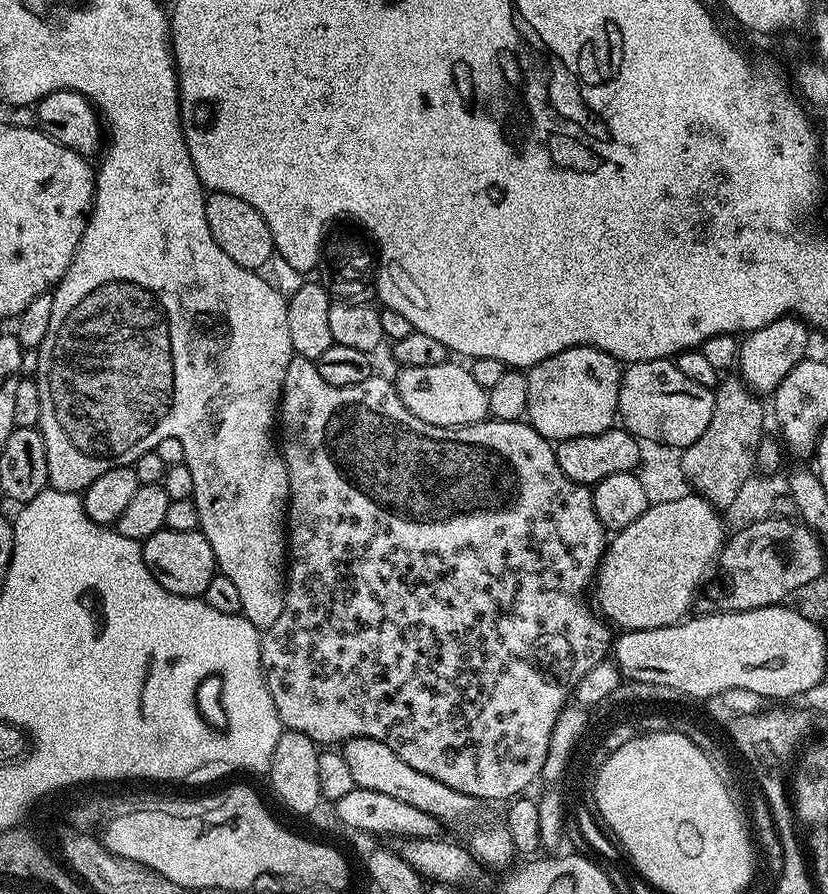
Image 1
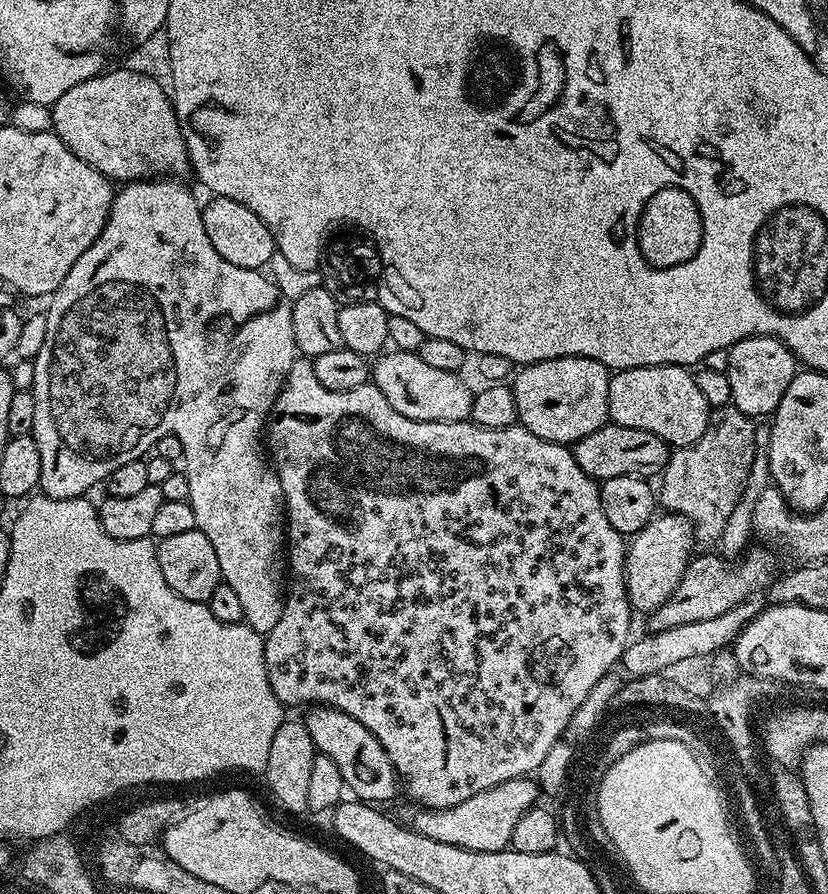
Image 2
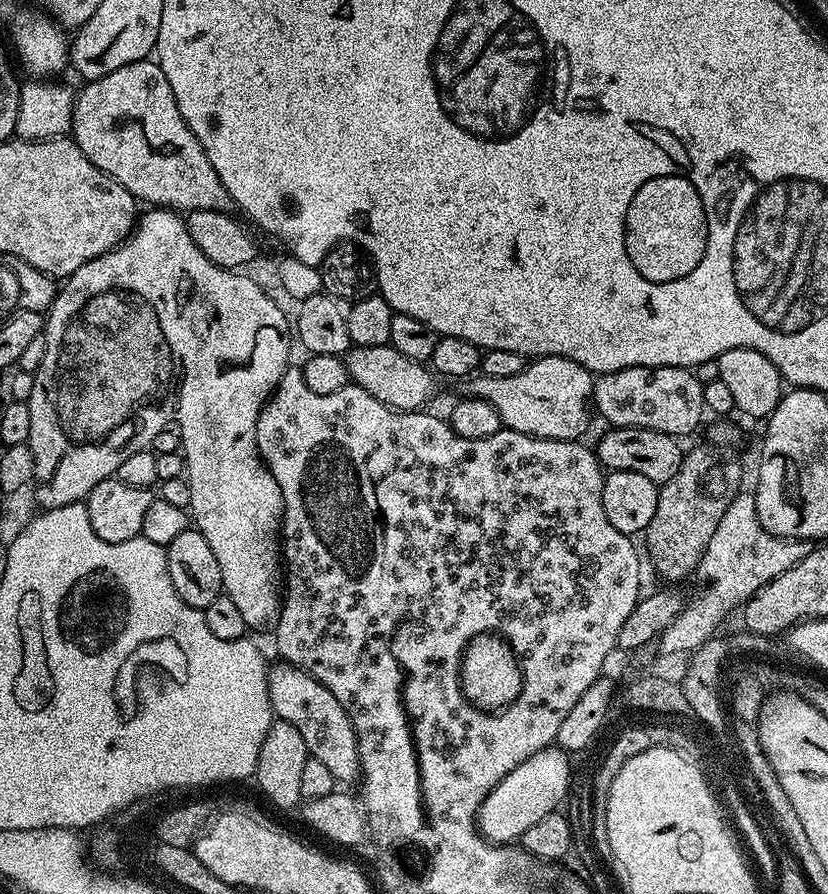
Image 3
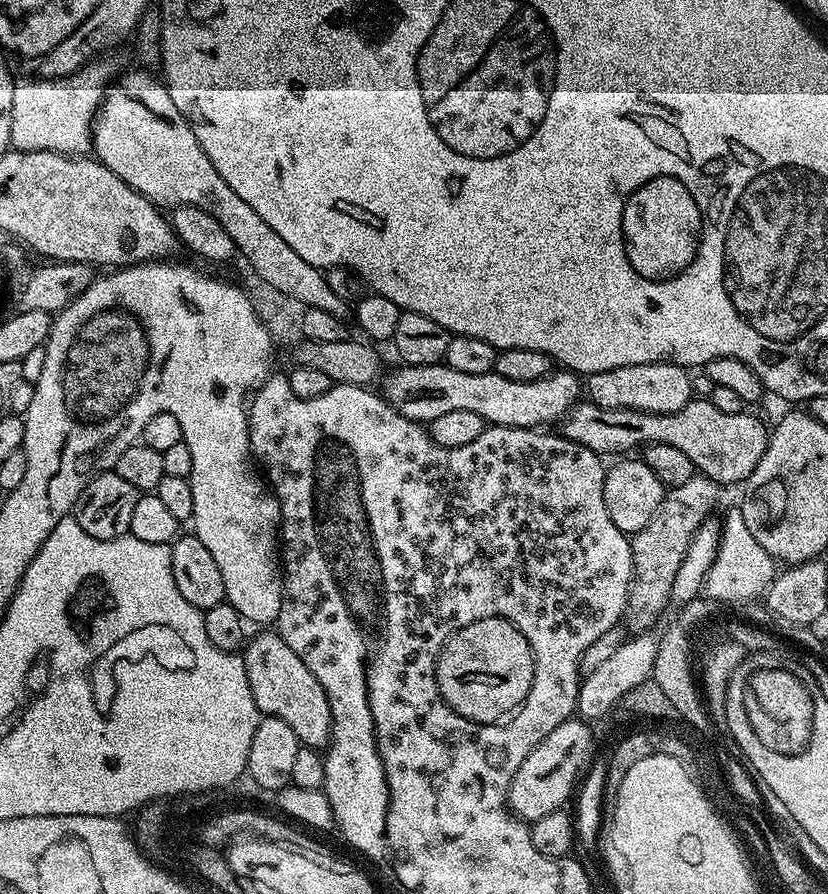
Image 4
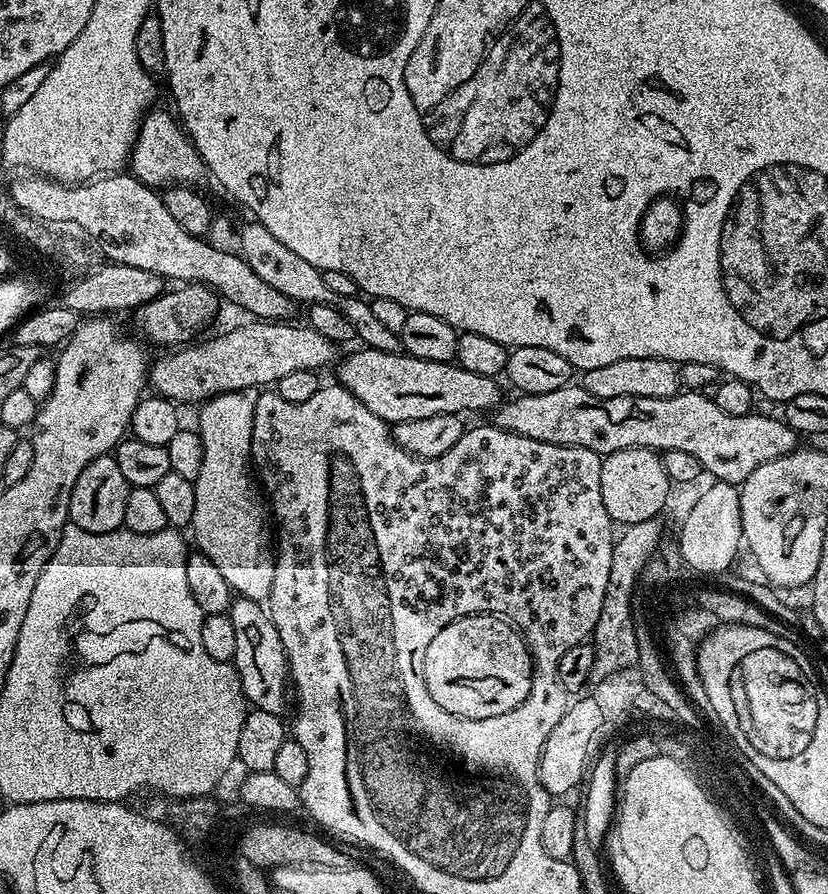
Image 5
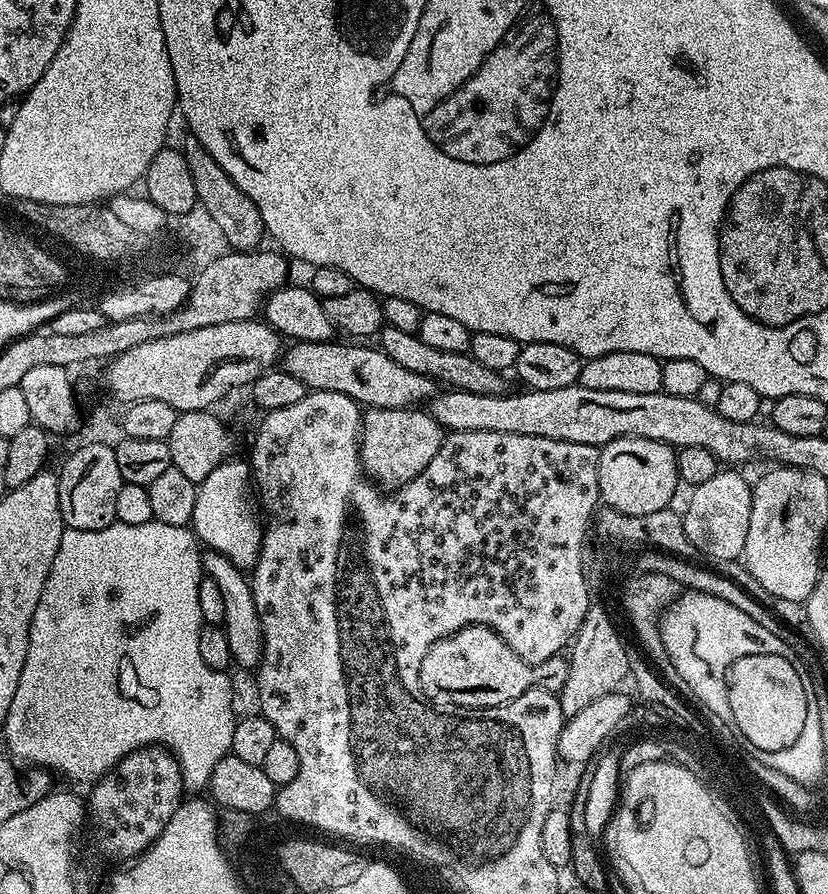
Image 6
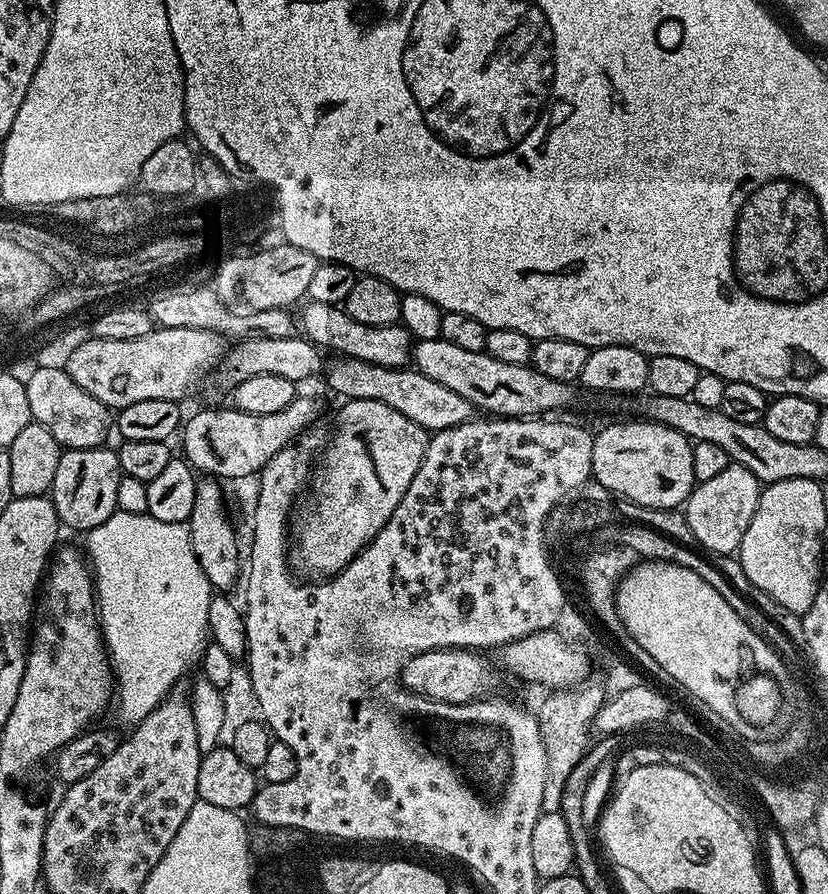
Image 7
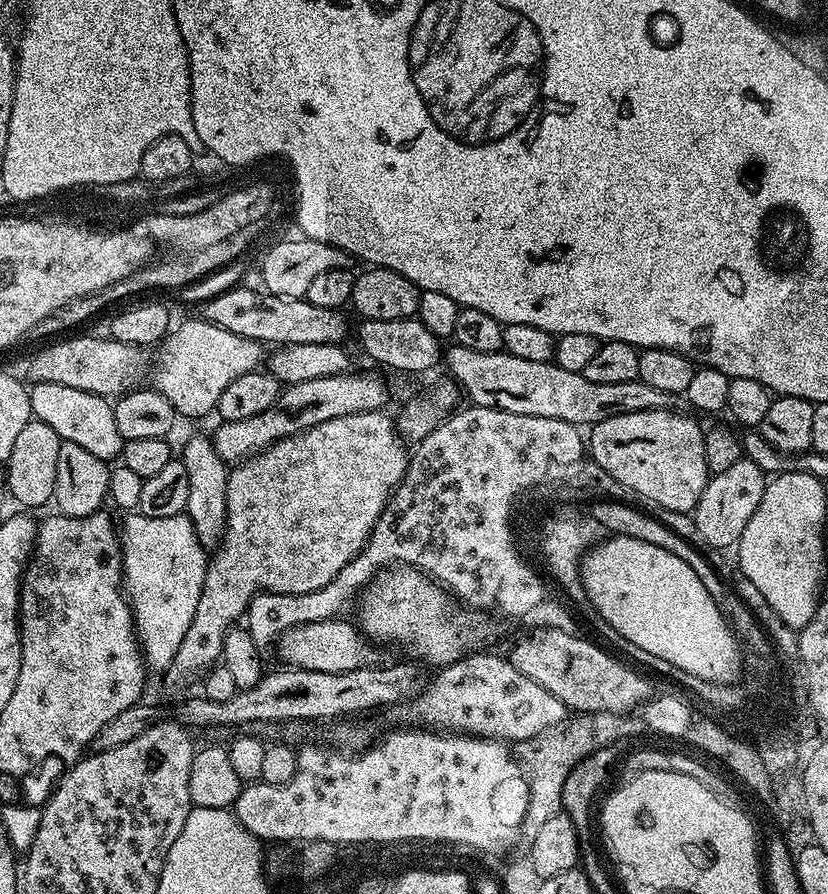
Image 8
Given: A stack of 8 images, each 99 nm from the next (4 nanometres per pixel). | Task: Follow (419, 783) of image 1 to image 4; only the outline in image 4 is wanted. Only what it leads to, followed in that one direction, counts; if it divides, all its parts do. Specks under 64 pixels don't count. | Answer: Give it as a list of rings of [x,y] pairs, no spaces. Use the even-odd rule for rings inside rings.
[[[272,630],[257,632],[260,633],[247,641],[242,652],[256,709],[264,716],[282,718],[282,722],[294,730],[303,747],[327,749],[332,738],[332,715],[326,690],[322,690],[318,678],[306,670],[306,662],[302,662],[302,658],[298,658],[298,654],[286,646],[279,634]]]

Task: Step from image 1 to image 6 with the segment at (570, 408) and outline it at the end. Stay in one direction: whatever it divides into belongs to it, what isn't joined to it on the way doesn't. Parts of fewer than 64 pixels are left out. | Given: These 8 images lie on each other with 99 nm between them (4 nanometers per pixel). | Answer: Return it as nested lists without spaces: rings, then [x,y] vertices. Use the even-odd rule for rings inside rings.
[[[335,339],[289,343],[282,356],[283,371],[294,374],[305,389],[346,394],[365,409],[414,408],[423,405],[423,400],[424,403],[431,401],[437,395],[435,380],[398,366],[398,362],[380,351],[379,347],[363,348],[360,342],[336,343]]]

